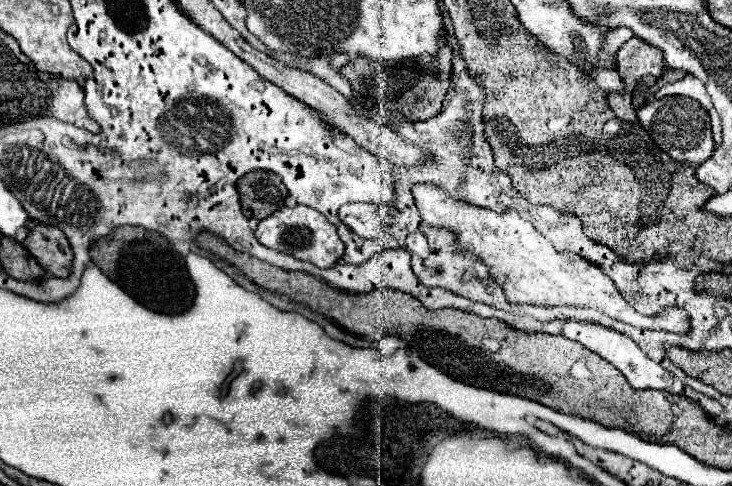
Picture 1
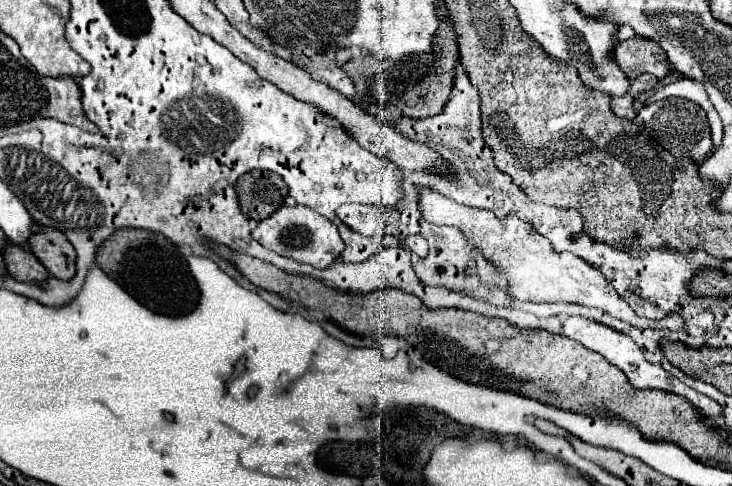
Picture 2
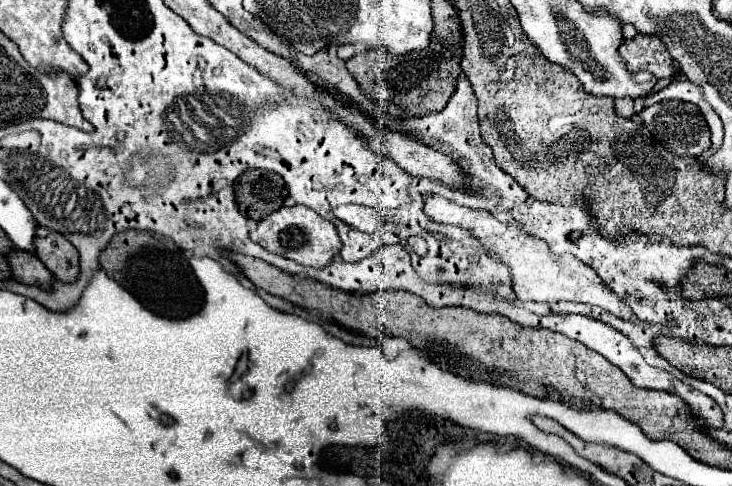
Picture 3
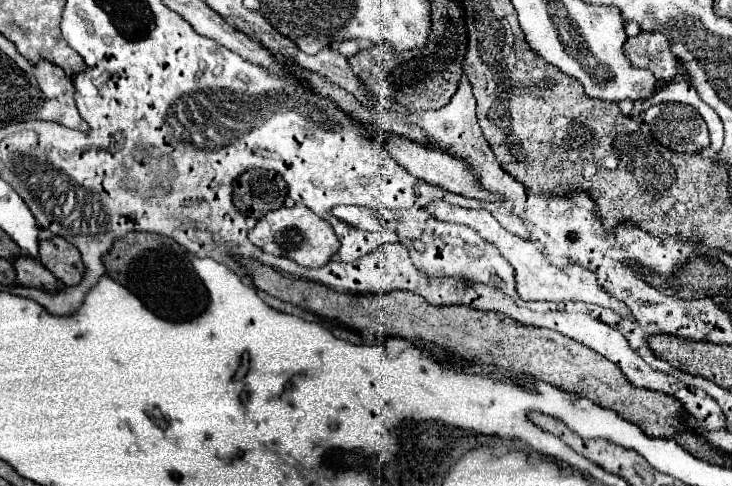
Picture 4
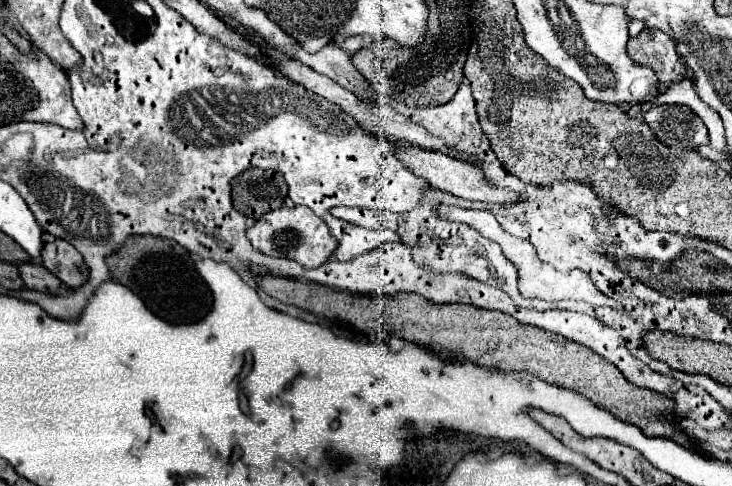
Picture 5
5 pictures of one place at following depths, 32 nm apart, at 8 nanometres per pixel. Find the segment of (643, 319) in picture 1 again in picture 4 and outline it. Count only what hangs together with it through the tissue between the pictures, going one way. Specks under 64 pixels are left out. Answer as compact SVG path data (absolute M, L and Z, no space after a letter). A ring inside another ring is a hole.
M432 200L428 204L428 214L434 216L436 220L442 222L454 222L454 224L464 224L468 228L472 228L480 238L484 238L488 244L494 244L500 254L504 256L504 260L508 264L512 264L514 268L514 278L516 278L516 292L522 300L546 300L546 302L562 302L562 300L580 300L580 302L590 302L602 308L608 308L624 318L630 316L630 310L626 304L622 304L620 300L616 300L612 294L608 294L600 284L598 278L594 276L592 270L582 268L580 264L570 262L564 268L554 266L546 254L542 244L526 240L522 236L516 236L514 232L508 232L488 210L468 210L462 206L454 206L454 204L446 204L442 200Z

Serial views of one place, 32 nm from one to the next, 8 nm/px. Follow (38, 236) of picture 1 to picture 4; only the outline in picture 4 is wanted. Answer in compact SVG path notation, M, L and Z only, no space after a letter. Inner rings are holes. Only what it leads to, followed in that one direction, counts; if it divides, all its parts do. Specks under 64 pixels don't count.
M52 236L48 240L40 240L40 262L66 286L78 284L84 266L80 260L80 252L62 236Z

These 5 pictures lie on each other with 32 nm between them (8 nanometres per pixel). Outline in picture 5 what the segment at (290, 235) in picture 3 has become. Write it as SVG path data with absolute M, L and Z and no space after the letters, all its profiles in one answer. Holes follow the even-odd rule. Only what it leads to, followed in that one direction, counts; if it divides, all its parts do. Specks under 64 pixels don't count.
M294 206L294 208L280 208L272 210L266 216L262 216L252 228L246 230L248 240L254 248L268 256L278 258L290 258L306 268L318 268L322 266L332 252L338 248L338 242L330 234L330 228L326 222L322 222L310 208L306 206Z

